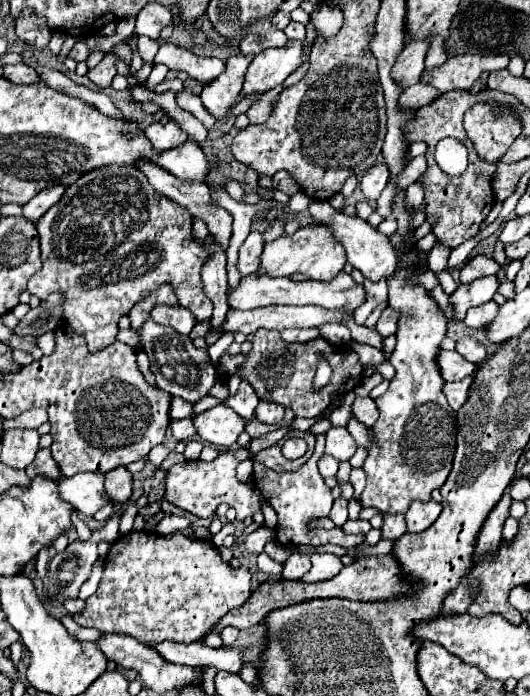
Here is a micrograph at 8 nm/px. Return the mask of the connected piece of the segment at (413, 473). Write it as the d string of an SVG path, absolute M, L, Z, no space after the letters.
M422 256L420 266L398 268L396 276L388 280L390 306L402 312L400 328L396 332L398 344L390 358L396 374L390 380L388 392L376 400L380 412L376 424L372 426L376 444L368 450L362 464L368 482L360 496L364 508L376 508L382 514L404 514L410 502L428 502L432 498L432 490L446 482L456 450L456 412L442 396L444 380L434 362L440 342L446 336L448 322L424 288L406 284L408 276L422 274L426 270L424 262L426 256Z

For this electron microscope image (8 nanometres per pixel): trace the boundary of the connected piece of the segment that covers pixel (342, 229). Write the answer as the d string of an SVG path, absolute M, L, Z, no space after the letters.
M312 200L310 202L310 214L316 222L326 224L332 228L332 232L336 234L336 238L342 242L342 246L346 248L348 254L348 262L360 270L364 274L364 278L372 280L372 282L380 282L380 280L388 280L394 272L396 272L396 264L398 264L398 254L396 250L390 246L388 236L380 234L376 228L372 228L366 220L356 218L356 216L346 216L340 210L334 210L326 200Z

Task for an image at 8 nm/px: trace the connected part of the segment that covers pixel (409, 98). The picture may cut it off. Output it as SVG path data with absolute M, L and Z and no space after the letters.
M418 82L418 84L402 90L402 94L398 98L398 106L402 110L416 110L416 108L420 108L420 106L430 104L432 100L436 100L436 96L440 96L436 92L436 88L428 88L428 86L424 86L424 84Z

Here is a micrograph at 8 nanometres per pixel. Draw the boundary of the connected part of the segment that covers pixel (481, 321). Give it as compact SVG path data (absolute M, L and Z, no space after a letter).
M488 302L488 304L482 304L482 306L470 308L464 324L470 326L470 328L476 328L476 330L482 330L482 328L486 328L488 322L494 320L496 312L498 312L498 304L496 302Z

